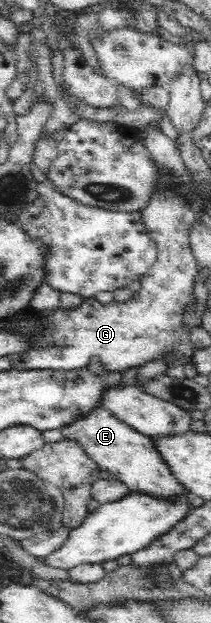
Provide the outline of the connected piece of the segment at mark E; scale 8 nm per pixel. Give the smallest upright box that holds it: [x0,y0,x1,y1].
[61,405,187,501]

